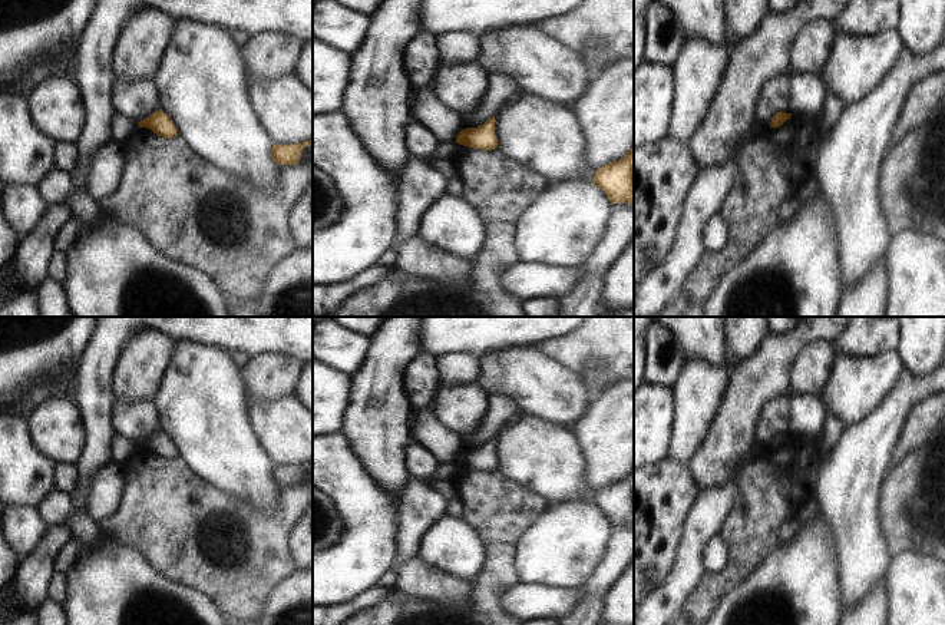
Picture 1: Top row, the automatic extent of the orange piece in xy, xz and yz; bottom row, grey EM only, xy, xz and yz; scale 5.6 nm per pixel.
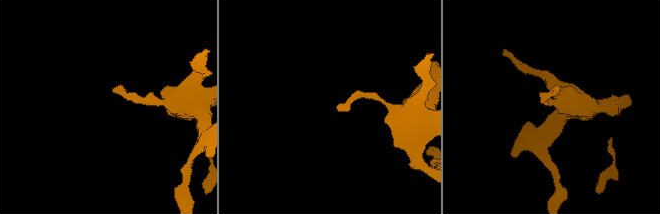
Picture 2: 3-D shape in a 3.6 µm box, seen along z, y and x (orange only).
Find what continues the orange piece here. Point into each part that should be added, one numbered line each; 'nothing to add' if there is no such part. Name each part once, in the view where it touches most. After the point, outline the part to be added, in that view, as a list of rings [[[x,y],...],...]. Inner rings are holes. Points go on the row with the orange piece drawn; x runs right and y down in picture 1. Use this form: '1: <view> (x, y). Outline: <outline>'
nothing to add

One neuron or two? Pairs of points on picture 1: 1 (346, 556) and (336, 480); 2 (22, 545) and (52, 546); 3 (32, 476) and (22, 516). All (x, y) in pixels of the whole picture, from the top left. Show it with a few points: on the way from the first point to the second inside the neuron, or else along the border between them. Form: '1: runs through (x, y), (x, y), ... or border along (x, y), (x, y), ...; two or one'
1: runs through (353, 538), (353, 499); one
2: border along (48, 529), (38, 544), (19, 561); two
3: border along (15, 505), (30, 505), (35, 508); two

